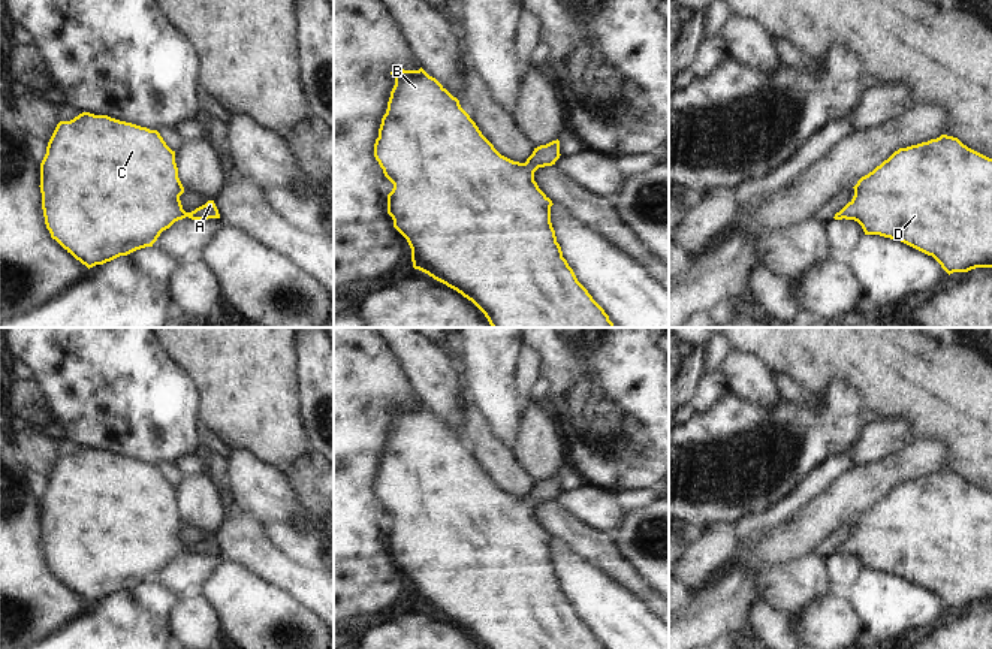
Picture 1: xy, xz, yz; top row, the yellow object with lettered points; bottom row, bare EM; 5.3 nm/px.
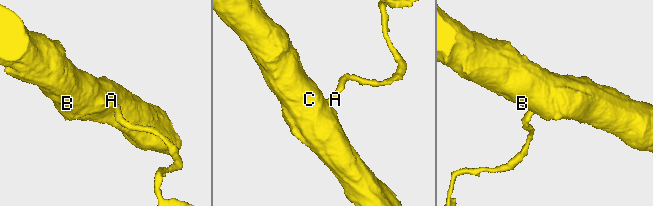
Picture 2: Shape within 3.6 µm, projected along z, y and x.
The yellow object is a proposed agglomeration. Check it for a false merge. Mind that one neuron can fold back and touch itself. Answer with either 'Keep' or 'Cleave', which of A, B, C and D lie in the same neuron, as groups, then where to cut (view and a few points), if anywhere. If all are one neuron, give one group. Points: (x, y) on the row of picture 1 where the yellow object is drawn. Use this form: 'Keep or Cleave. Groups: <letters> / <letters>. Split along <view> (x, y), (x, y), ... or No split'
Keep. Groups: A B C D. No split

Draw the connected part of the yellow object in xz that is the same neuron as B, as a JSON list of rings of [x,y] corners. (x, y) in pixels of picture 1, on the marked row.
[[[422,67],[398,69],[391,75],[395,85],[374,144],[374,157],[394,184],[388,194],[388,214],[411,248],[413,268],[471,301],[492,327],[615,327],[563,257],[551,223],[554,203],[534,181],[539,167],[552,166],[560,159],[560,141],[534,148],[525,163],[513,162],[494,148],[459,100]]]

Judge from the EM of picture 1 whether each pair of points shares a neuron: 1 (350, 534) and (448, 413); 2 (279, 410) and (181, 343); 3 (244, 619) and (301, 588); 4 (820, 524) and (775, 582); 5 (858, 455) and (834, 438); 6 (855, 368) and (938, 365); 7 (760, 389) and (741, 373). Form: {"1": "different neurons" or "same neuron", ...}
{"1": "different neurons", "2": "same neuron", "3": "different neurons", "4": "different neurons", "5": "different neurons", "6": "same neuron", "7": "same neuron"}

